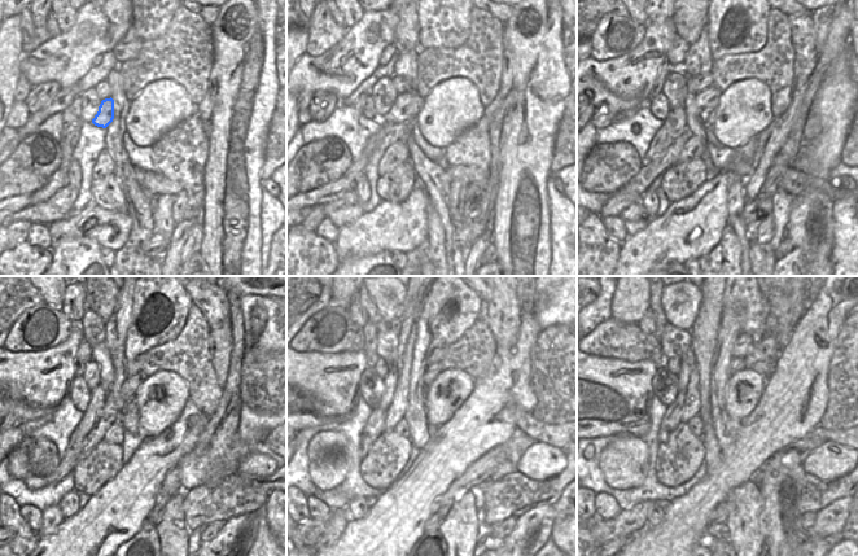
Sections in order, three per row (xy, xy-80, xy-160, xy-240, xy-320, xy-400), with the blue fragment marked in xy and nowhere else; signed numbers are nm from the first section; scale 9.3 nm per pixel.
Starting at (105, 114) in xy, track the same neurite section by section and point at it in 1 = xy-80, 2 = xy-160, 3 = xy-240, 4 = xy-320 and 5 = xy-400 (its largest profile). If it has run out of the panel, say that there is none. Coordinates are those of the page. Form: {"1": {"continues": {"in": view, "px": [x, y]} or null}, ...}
{"1": {"continues": {"in": "xy-80", "px": [410, 103]}}, "2": {"continues": {"in": "xy-160", "px": [707, 100]}}, "3": {"continues": {"in": "xy-240", "px": [130, 386]}}, "4": {"continues": {"in": "xy-320", "px": [434, 370]}}, "5": {"continues": {"in": "xy-400", "px": [736, 363]}}}

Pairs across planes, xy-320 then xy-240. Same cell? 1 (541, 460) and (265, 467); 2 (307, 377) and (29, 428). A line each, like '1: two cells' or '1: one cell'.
1: one cell
2: two cells

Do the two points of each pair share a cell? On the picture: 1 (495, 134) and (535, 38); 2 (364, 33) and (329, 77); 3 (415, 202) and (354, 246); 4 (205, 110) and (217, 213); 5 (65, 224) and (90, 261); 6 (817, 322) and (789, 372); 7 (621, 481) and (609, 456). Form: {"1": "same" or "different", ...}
{"1": "different", "2": "same", "3": "same", "4": "different", "5": "different", "6": "same", "7": "same"}

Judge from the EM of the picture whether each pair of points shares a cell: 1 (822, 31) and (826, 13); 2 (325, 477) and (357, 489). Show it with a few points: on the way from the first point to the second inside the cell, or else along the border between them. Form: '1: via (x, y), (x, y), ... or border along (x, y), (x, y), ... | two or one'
1: via (822, 27), (822, 17) | one
2: border along (350, 458), (350, 469), (340, 484) | two

